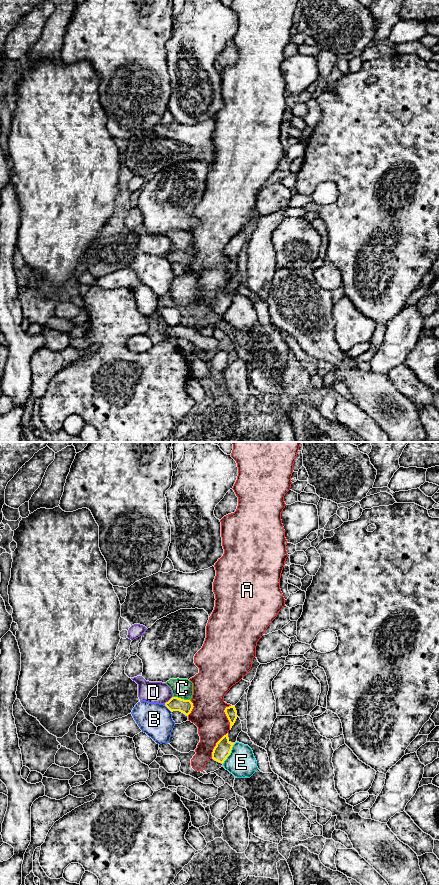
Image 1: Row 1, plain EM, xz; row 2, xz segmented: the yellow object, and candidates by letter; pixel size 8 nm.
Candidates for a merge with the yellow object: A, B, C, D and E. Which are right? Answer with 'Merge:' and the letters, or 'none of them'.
Merge: C

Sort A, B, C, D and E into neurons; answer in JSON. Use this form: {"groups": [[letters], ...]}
{"groups": [["A"], ["B"], ["C"], ["D"], ["E"]]}

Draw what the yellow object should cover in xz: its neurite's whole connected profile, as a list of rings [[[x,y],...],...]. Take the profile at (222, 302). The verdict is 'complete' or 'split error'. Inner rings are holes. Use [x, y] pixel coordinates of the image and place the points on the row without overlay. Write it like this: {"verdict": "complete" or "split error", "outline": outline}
{"verdict": "complete", "outline": [[[224,287],[217,295],[212,304],[212,311],[219,315],[224,315],[230,307],[232,299],[235,295],[229,293],[228,287]]]}

